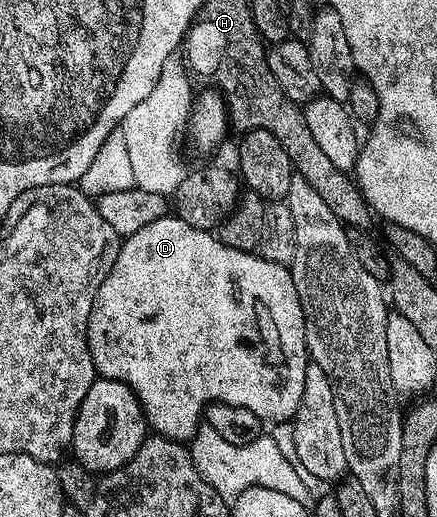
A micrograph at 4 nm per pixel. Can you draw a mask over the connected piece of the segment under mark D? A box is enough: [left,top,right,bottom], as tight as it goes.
[87,214,309,442]

